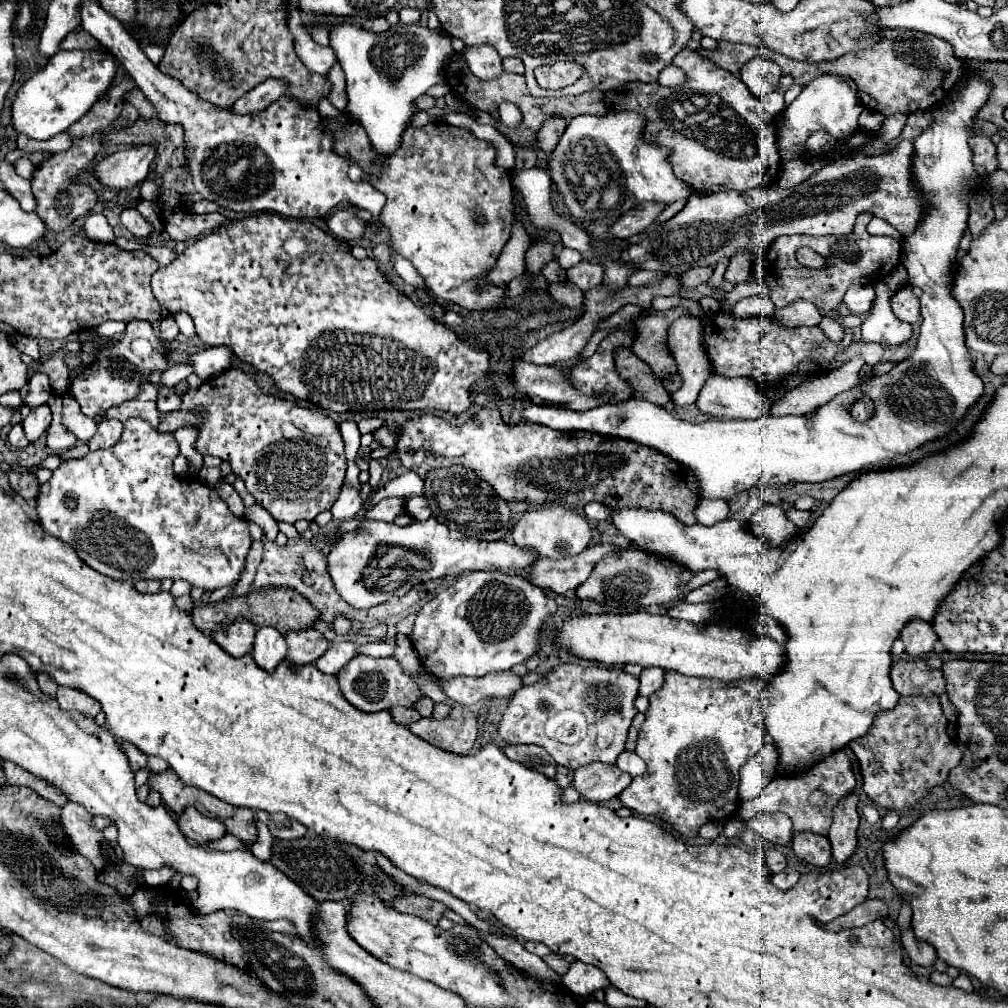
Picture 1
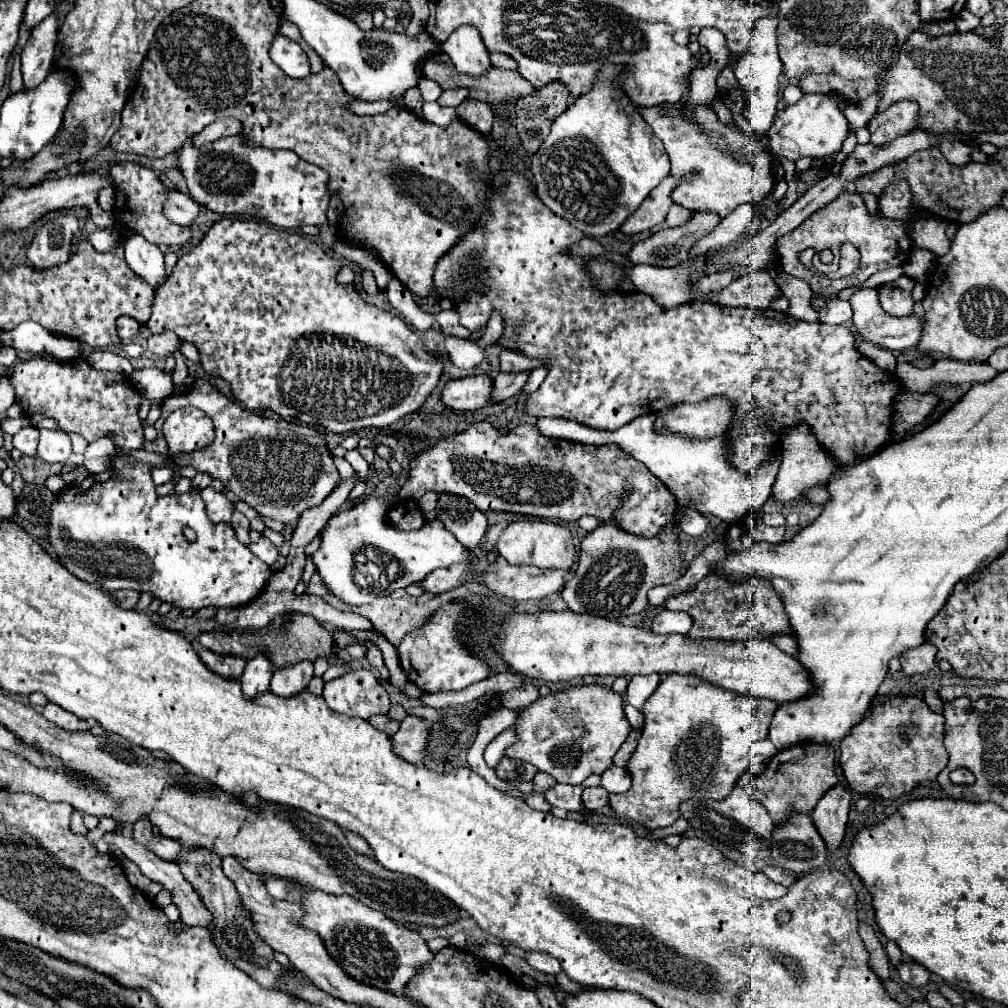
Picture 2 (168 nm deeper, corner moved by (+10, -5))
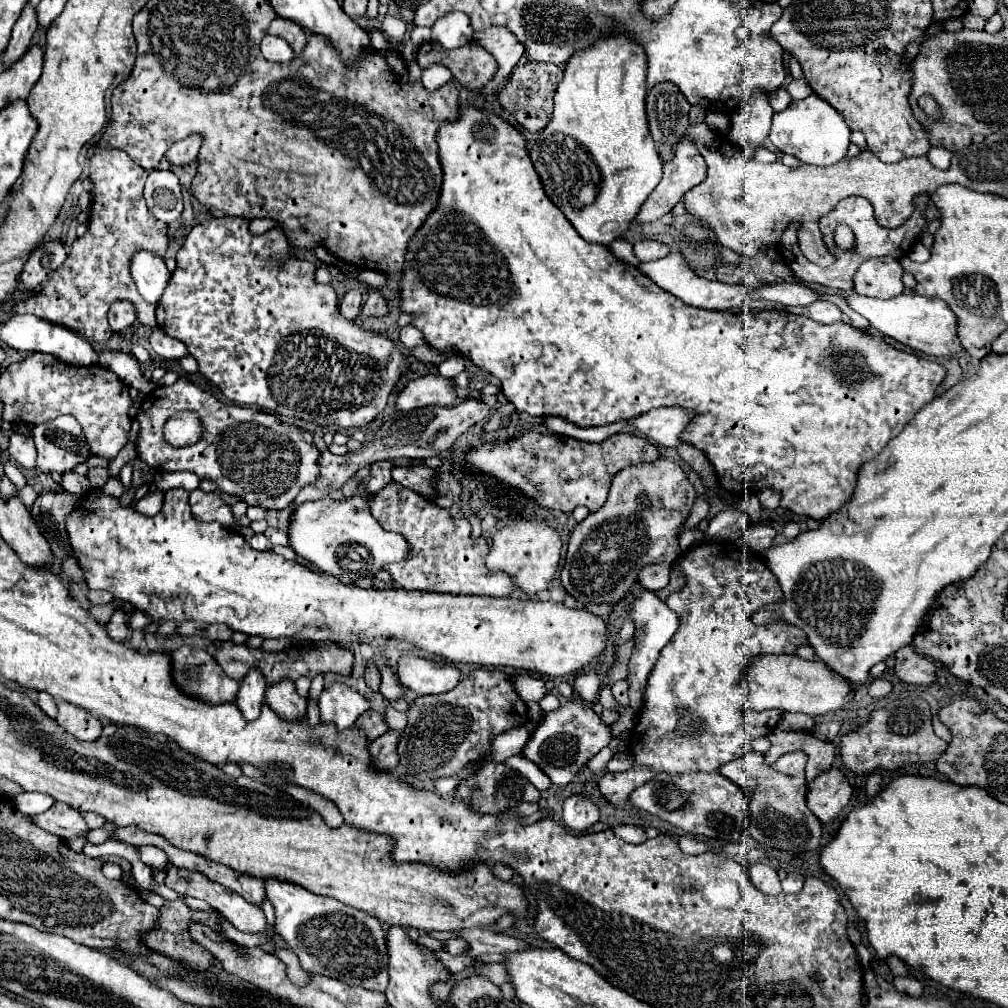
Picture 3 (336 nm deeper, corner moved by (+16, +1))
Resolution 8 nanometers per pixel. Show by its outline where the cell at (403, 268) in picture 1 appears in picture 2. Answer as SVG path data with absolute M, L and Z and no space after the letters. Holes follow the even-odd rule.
M242 133L234 137L226 137L222 141L214 141L204 147L194 145L194 137L186 139L184 149L178 153L178 165L180 173L186 179L188 193L190 197L218 213L218 215L250 215L258 219L266 219L270 225L282 227L282 229L300 229L302 225L320 225L320 237L326 247L332 247L332 229L326 219L328 211L328 199L330 199L330 189L328 189L328 173L308 161L302 161L294 151L270 151L262 149L258 145L250 145Z

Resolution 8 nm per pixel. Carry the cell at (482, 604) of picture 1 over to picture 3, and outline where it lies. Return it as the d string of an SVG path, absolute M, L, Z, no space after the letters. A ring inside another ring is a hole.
M400 657L398 663L398 677L402 675L402 685L416 695L446 693L460 681L460 671L456 667L444 667L444 663L438 665L424 657Z

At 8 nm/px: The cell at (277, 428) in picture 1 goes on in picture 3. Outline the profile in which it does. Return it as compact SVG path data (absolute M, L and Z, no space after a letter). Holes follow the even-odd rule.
M180 377L170 387L156 387L148 393L142 407L134 415L140 423L140 435L136 441L138 457L156 471L192 471L200 479L210 479L220 491L234 495L248 505L262 509L284 509L290 505L302 487L312 483L318 475L320 451L314 445L312 433L282 423L272 413L264 413L252 407L240 407L214 399L214 395L202 391L186 377ZM194 411L204 425L204 435L196 445L172 447L164 439L166 413Z

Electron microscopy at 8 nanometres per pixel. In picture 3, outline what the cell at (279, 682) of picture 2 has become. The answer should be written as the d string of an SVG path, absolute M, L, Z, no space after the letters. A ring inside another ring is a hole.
M280 681L266 689L266 705L284 721L302 721L306 717L306 699L296 693L292 681Z

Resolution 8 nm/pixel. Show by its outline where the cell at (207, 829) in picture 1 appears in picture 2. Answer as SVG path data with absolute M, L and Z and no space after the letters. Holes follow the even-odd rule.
M180 849L176 865L180 865L180 871L184 879L196 889L206 909L212 913L210 923L210 935L222 957L226 957L232 965L238 965L244 973L254 977L258 985L266 989L278 989L278 973L290 973L292 967L284 967L274 959L274 951L270 945L266 945L258 933L254 933L254 925L250 925L250 917L246 917L246 909L242 909L238 891L234 889L234 883L222 873L220 857L216 853L210 853L210 849Z

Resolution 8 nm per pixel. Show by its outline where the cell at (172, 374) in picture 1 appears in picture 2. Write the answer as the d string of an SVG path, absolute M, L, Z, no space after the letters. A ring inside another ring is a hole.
M36 357L18 363L10 383L16 391L16 403L22 407L26 417L42 413L56 419L62 429L80 433L86 441L114 433L116 447L140 449L144 443L144 431L138 419L142 395L134 385L130 385L128 377L114 377L114 371L98 371L88 365L86 359L62 363L48 357Z

